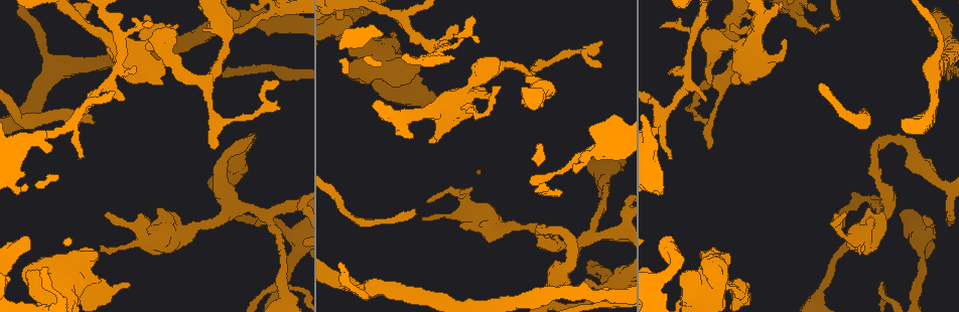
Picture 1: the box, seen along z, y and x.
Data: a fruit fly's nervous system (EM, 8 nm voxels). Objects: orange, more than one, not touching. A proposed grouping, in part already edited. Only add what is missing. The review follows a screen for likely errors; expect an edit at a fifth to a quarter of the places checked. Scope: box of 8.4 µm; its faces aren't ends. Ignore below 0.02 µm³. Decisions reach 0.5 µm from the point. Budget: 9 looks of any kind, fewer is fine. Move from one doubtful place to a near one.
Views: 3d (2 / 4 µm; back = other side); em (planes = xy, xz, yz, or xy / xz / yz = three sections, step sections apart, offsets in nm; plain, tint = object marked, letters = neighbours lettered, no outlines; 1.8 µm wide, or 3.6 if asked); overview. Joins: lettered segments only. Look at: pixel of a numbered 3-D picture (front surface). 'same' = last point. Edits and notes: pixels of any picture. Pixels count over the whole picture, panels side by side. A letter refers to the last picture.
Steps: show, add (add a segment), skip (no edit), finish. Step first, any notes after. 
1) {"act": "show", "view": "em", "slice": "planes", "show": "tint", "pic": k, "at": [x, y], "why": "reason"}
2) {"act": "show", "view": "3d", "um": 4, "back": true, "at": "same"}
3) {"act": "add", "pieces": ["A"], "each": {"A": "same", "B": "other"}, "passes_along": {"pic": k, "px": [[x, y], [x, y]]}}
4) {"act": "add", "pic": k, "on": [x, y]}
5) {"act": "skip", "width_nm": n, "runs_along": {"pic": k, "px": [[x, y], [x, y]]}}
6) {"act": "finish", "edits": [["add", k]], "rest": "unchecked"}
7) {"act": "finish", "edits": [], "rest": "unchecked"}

{"act": "show", "view": "em", "um": 3.6, "slice": "planes", "show": "tint", "pic": 1, "at": [95, 122], "why": "free end"}

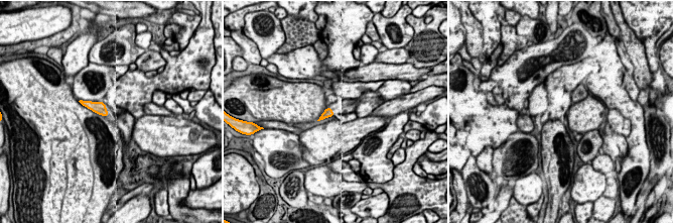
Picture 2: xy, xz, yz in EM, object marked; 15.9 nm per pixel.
{"act": "show", "view": "em", "um": 3.6, "slice": "planes", "show": "letters", "at": "same"}

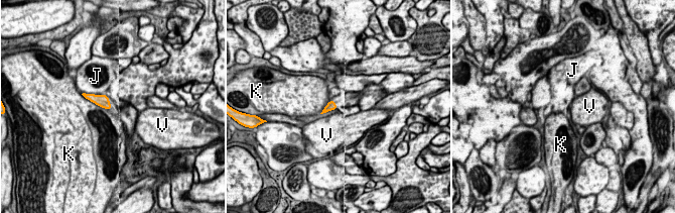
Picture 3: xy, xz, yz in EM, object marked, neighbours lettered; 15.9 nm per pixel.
{"act": "skip", "longest_contact_nm": ["K", 480], "each": {"J": "other", "K": "other", "V": "other"}, "border": {"pic": 3, "px": [[81, 94], [106, 109]]}, "found": "no lettered segment goes on from it"}

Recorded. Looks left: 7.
{"act": "show", "view": "em", "slice": "planes", "show": "letters", "pic": 1, "at": [666, 239], "why": "branch stops here"}

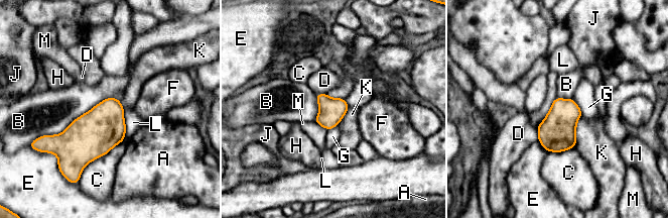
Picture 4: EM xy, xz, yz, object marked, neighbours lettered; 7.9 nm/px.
{"act": "skip", "width_nm": 200, "each": {"A": "other", "B": "other", "C": "other", "D": "other", "E": "other", "F": "other", "G": "other", "H": "other", "J": "other", "K": "other", "L": "other", "M": "other"}, "border": {"pic": 4, "px": [[115, 97], [43, 135]]}, "found": "no lettered segment goes on from it"}

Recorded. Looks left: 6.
{"act": "show", "view": "3d", "um": 2, "pic": 1, "at": [129, 283], "why": "branch stops here"}

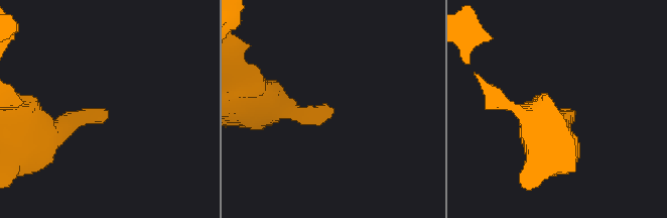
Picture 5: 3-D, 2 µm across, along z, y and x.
{"act": "show", "view": "em", "slice": "xz", "step": 8, "show": "tint", "pic": 5, "at": [330, 117]}

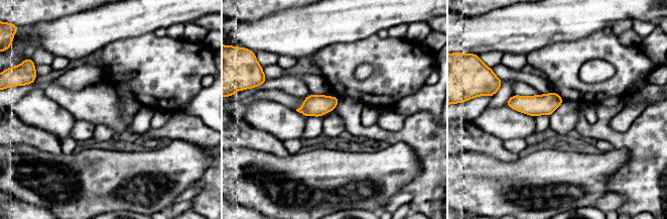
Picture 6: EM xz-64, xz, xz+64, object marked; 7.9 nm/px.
{"act": "show", "view": "em", "slice": "yz", "step": 8, "show": "letters", "at": "same", "why": "another direction"}

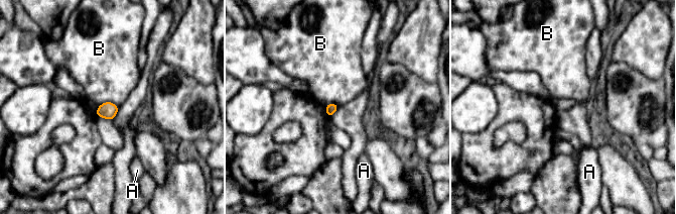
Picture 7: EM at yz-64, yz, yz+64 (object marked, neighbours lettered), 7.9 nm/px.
{"act": "skip", "each": {"A": "other", "B": "other"}, "border": {"pic": 7, "px": [[118, 105], [103, 102], [98, 106]]}, "found": "no lettered segment goes on from it"}

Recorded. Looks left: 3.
{"act": "show", "view": "3d", "um": 2, "pic": 1, "at": [931, 223]}

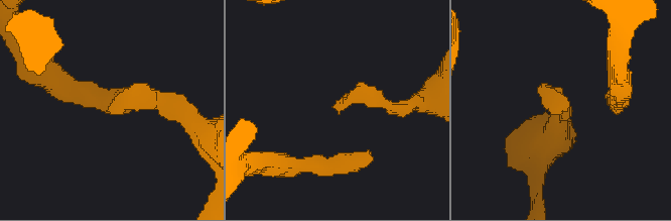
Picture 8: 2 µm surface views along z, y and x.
{"act": "show", "view": "em", "slice": "planes", "show": "plain", "pic": 8, "at": [110, 109], "why": "need the tissue"}

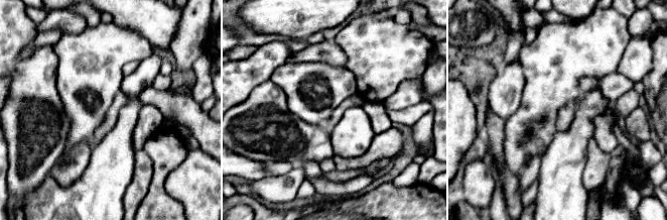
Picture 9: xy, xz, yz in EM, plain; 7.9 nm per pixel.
{"act": "show", "view": "em", "slice": "planes", "show": "letters", "at": "same", "why": "see the neighbours"}

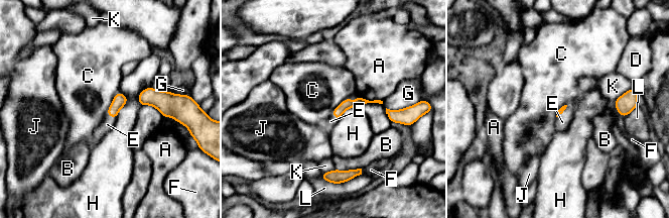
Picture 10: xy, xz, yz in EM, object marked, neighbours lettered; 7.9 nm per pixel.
{"act": "skip", "each": {"A": "other", "B": "other", "C": "other", "D": "other", "E": "other", "F": "other", "G": "other", "H": "other", "J": "other", "K": "other", "L": "other"}, "border": {"pic": 10, "px": [[119, 91], [106, 113]]}, "found": "no lettered segment goes on from it"}

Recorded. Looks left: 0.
{"act": "finish", "edits": [], "rest": "unchecked"}

